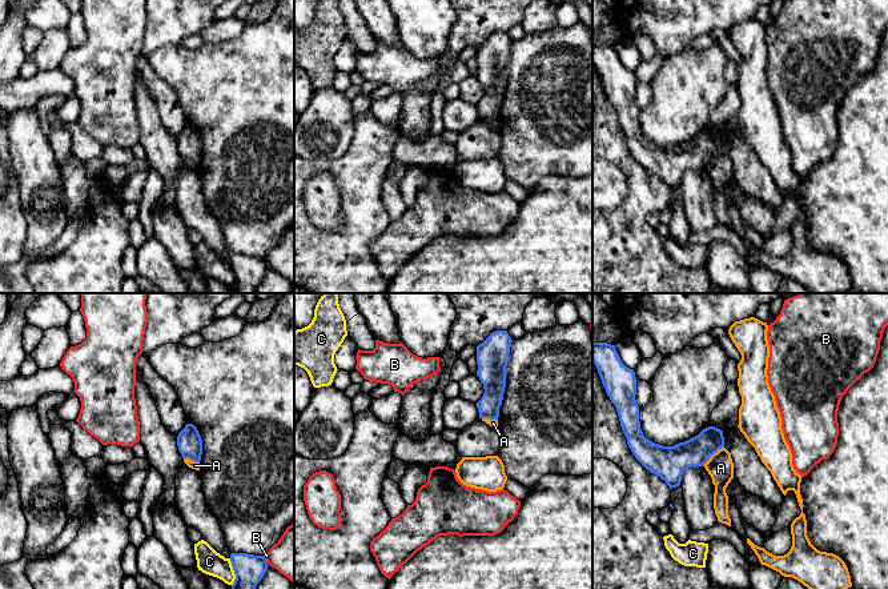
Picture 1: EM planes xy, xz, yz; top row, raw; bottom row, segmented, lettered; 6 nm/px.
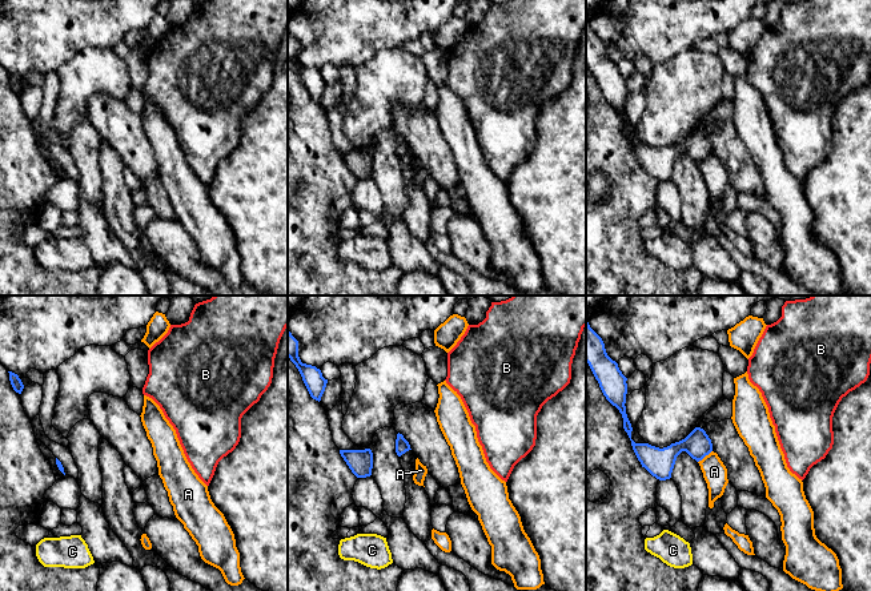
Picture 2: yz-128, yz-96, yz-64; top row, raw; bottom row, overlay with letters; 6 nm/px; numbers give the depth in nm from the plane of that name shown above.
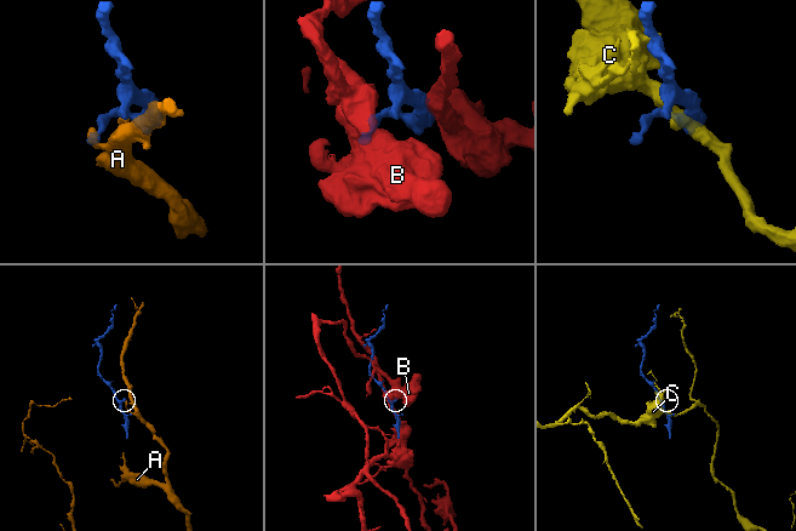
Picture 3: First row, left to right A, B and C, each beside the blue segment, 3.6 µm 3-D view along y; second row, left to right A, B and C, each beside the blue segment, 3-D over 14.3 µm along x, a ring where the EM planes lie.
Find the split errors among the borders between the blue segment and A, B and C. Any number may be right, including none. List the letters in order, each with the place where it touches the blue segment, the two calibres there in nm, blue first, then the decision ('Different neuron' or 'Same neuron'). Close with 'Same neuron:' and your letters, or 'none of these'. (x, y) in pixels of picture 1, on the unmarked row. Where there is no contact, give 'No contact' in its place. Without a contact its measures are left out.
A: Touches blue at yz (712, 155). Thickness 180 nm (blue) against 160 nm. Different neuron
B: Touches blue at xy (265, 261). Thickness 180 nm (blue) against 260 nm. Different neuron
C: Touches blue at xy (234, 273). Thickness 180 nm (blue) against 150 nm. Different neuron
Same neuron: none of these

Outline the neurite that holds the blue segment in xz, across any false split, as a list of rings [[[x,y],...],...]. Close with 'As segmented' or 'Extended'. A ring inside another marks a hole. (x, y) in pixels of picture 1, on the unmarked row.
[[[495,32],[477,48],[477,77],[485,95],[475,105],[479,120],[498,121],[506,89],[506,68],[511,48],[507,32]]]. As segmented

